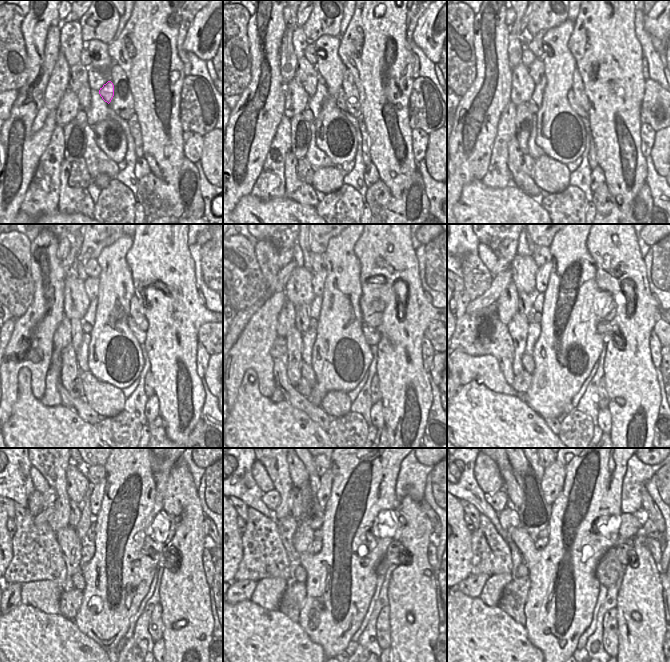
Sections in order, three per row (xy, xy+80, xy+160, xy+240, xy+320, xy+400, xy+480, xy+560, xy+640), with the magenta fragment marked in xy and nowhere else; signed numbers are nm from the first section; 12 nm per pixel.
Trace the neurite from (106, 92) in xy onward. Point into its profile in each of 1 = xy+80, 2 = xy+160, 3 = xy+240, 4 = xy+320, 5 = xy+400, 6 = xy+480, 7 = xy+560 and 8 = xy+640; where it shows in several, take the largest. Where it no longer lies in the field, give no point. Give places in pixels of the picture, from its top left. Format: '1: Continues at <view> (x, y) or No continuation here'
1: Continues at xy+80 (341, 103)
2: Continues at xy+160 (580, 111)
3: Continues at xy+240 (140, 335)
4: Continues at xy+320 (372, 335)
5: Continues at xy+400 (604, 328)
6: Continues at xy+480 (168, 554)
7: Continues at xy+560 (395, 555)
8: Continues at xy+640 (623, 549)

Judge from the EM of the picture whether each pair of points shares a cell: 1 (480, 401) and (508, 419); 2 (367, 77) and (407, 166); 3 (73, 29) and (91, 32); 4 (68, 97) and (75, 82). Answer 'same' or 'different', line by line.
1: same
2: same
3: different
4: different

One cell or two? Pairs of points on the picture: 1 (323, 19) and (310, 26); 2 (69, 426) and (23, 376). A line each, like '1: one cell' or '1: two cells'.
1: one cell
2: one cell

